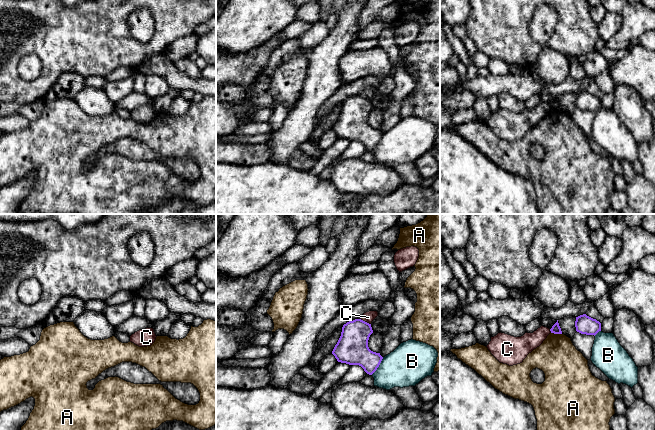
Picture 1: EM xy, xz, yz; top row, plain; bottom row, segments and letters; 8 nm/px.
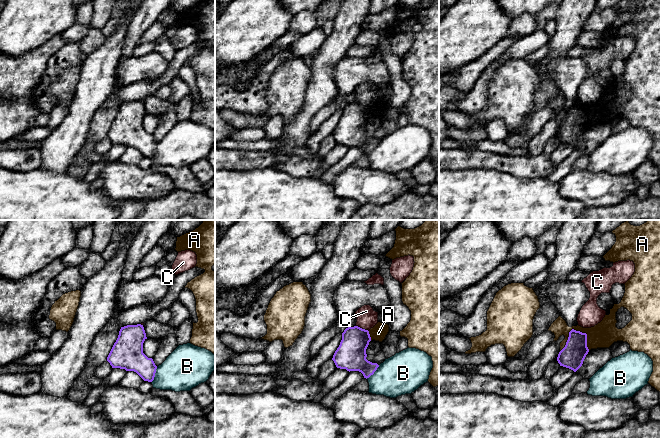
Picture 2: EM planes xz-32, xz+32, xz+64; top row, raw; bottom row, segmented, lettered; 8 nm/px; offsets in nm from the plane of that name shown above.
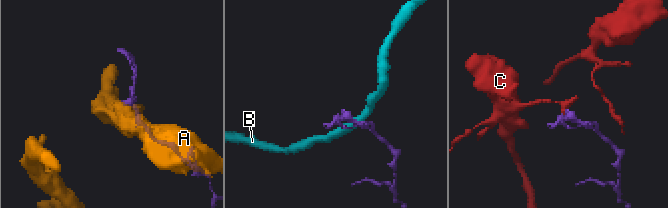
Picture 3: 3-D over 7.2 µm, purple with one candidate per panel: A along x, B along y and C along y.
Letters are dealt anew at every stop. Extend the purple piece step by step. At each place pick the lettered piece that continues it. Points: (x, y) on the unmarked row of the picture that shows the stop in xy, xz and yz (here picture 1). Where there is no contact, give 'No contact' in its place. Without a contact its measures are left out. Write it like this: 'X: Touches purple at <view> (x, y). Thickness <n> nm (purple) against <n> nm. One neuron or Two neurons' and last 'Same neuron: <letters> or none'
A: Touches purple at yz (556, 109). Thickness 70 nm (purple) against 320 nm. Two neurons
B: Touches purple at xz (378, 142). Thickness 240 nm (purple) against 320 nm. Two neurons
C: Touches purple at xz (364, 97). Thickness 260 nm (purple) against 90 nm. Two neurons
Same neuron: none

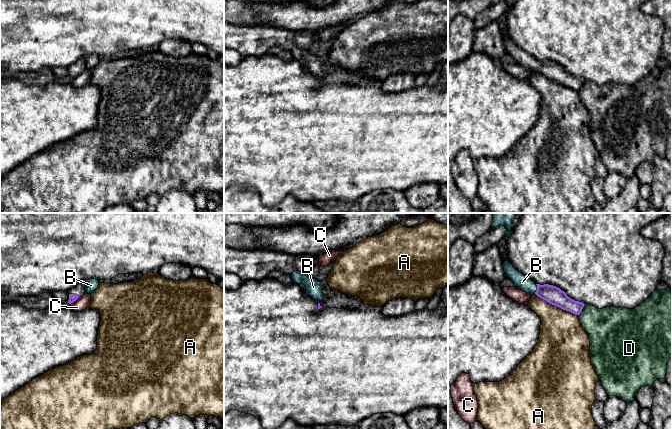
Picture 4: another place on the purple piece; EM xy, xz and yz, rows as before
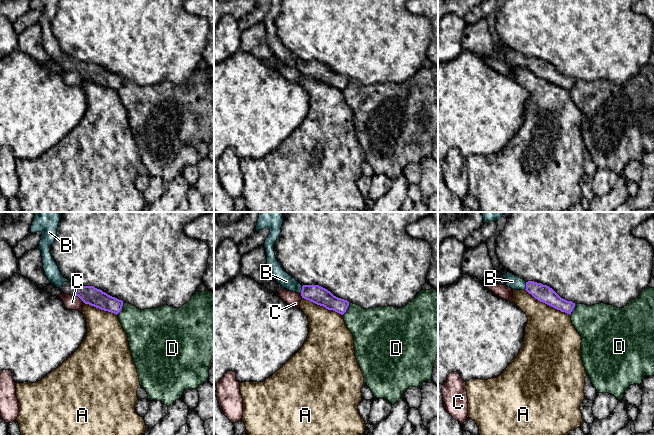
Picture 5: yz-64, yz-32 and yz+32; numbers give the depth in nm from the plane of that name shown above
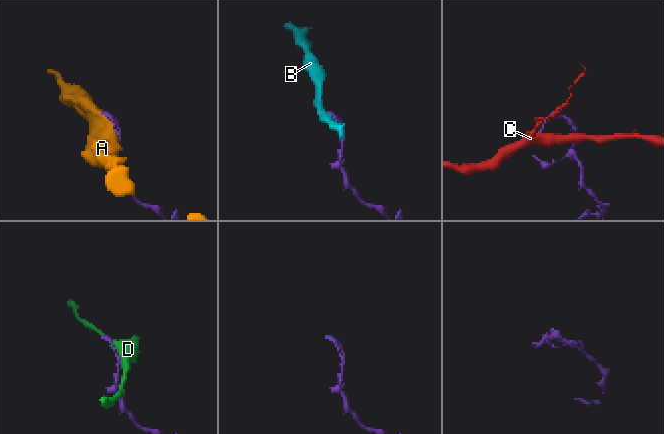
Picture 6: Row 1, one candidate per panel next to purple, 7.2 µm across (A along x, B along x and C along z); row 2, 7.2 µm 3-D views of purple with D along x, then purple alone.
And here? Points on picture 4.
A: Touches purple at yz (556, 81). Thickness 140 nm (purple) against 360 nm. Two neurons
B: Touches purple at yz (537, 65). Thickness 140 nm (purple) against 110 nm. One neuron
C: Touches purple at xy (74, 76). Thickness 60 nm (purple) against 110 nm. Two neurons
D: Touches purple at yz (581, 86). Thickness 140 nm (purple) against 320 nm. Two neurons
Same neuron: B

